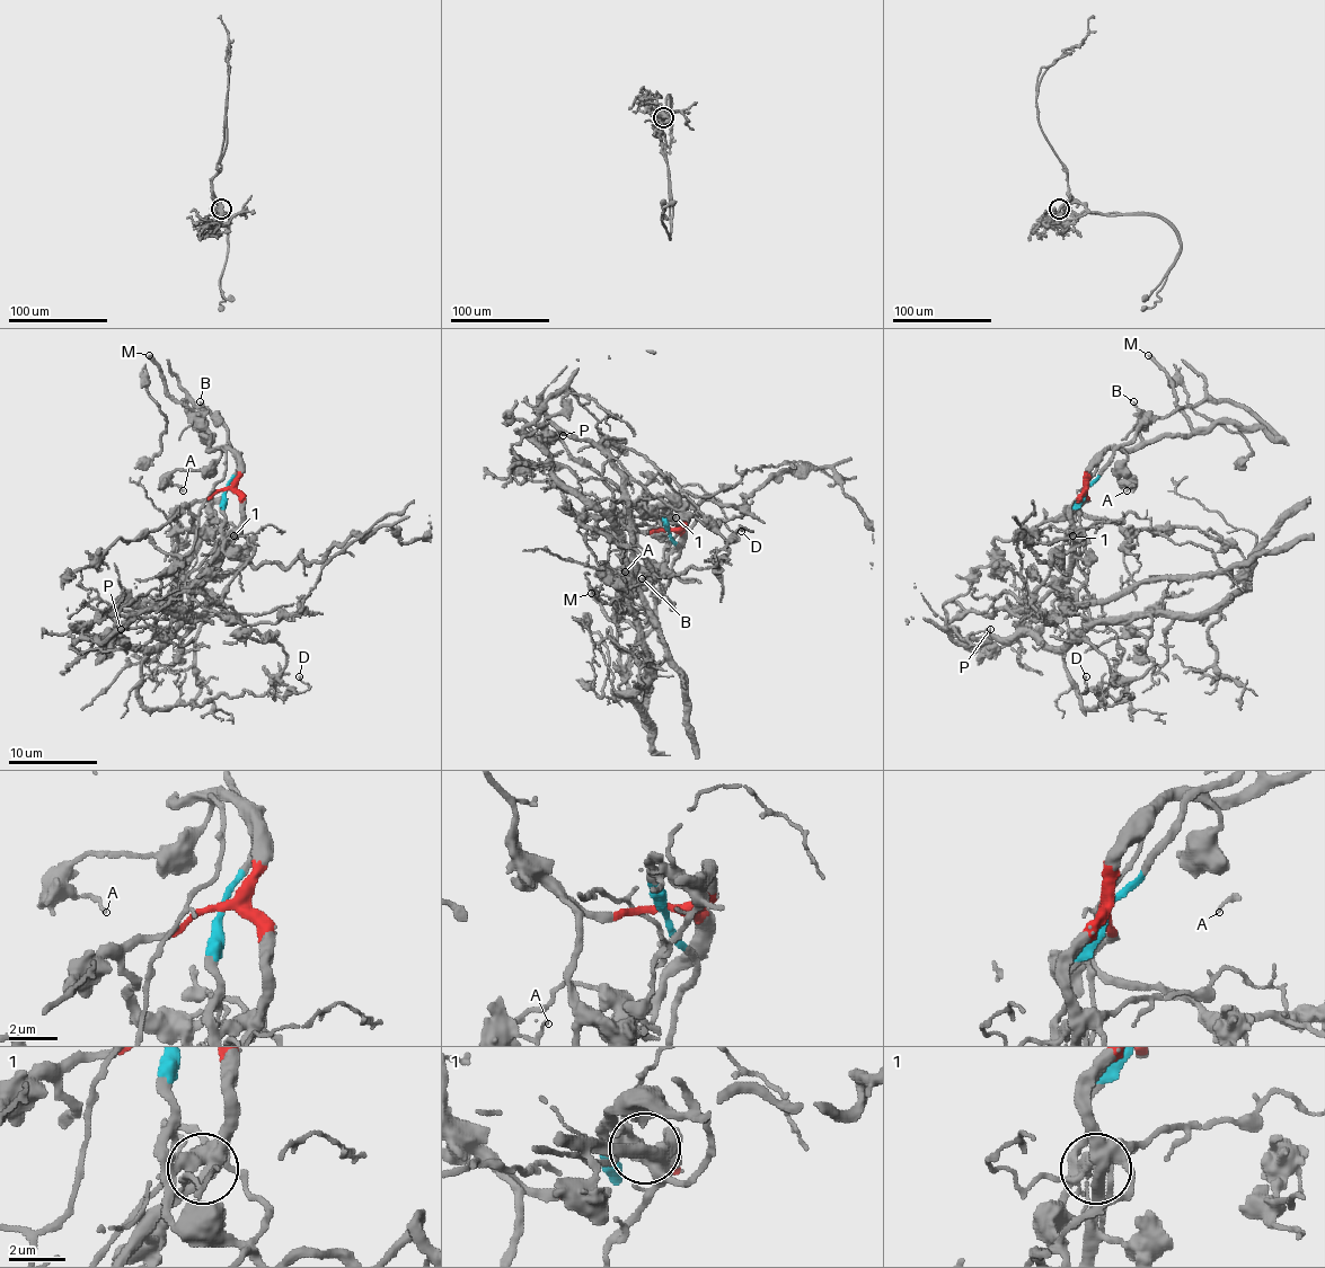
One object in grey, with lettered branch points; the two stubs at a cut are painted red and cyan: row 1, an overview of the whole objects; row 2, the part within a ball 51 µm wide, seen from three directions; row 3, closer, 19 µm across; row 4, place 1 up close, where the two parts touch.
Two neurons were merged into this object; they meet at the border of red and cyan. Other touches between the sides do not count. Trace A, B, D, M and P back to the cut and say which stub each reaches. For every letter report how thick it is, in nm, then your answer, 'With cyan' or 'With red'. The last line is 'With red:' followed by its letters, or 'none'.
A: Thickness 150 nm. With red
B: Thickness 140 nm. With red
D: Thickness 110 nm. With red
M: Thickness 300 nm. With red
P: Thickness 180 nm. With red
With red: A, B, D, M, P

